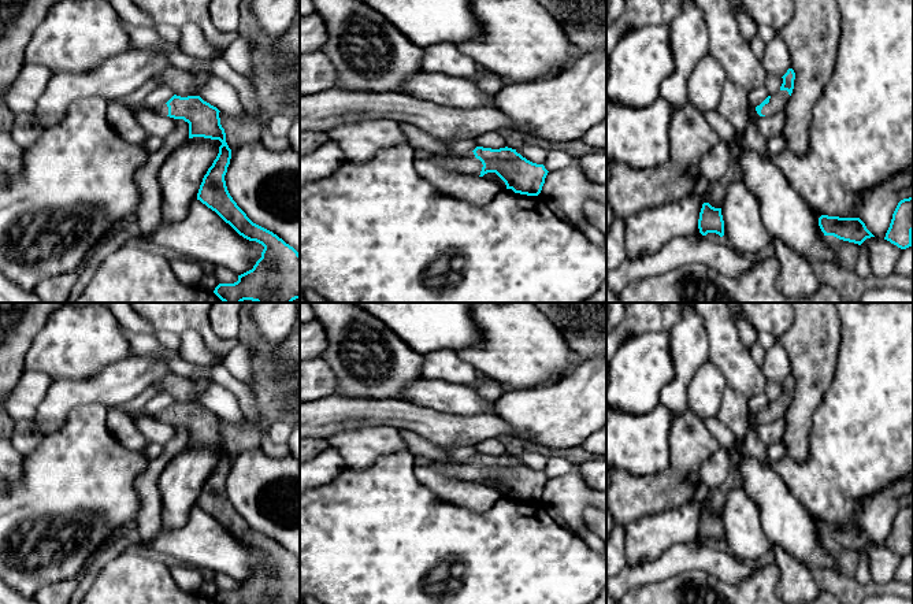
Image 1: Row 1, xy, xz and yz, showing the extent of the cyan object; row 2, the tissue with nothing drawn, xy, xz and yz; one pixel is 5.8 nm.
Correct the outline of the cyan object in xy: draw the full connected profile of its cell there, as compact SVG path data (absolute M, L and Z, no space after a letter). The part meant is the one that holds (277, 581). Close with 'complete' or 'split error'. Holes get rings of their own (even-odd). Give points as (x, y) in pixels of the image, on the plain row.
M174 401L162 414L152 418L188 429L189 445L204 444L219 446L222 449L216 466L203 485L197 500L197 507L215 518L240 542L249 548L256 548L264 553L261 564L256 568L252 577L238 582L238 588L234 590L219 590L214 600L218 604L300 604L300 560L272 538L253 530L237 512L227 497L224 482L230 471L231 456L226 449L226 440L220 431L220 418L209 410L204 408L200 403L181 404L177 401Z; split error

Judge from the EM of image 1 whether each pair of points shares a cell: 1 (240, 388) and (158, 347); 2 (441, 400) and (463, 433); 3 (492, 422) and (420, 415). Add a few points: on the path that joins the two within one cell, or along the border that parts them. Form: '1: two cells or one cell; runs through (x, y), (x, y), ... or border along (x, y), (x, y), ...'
1: one cell; runs through (219, 374), (186, 370), (178, 365)
2: two cells; border along (419, 406), (459, 414), (483, 414)
3: one cell; runs through (474, 426), (438, 426)

